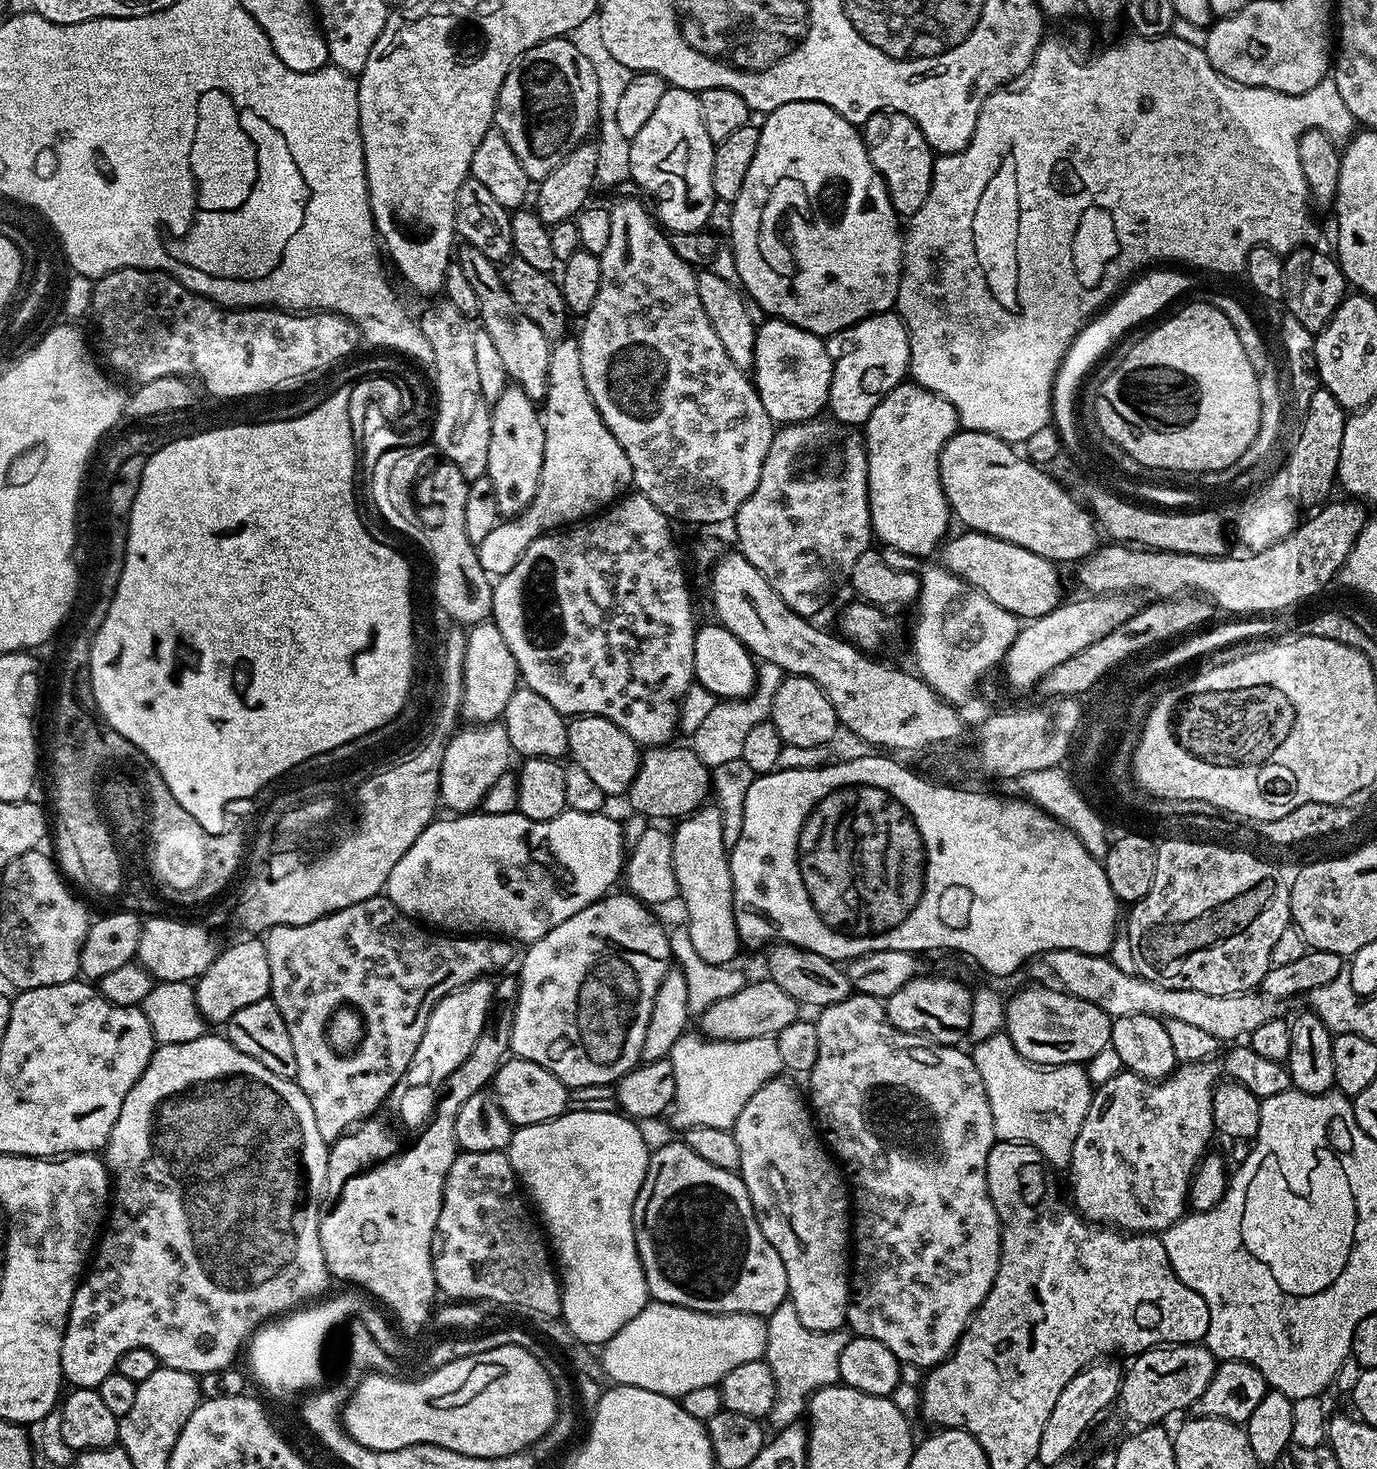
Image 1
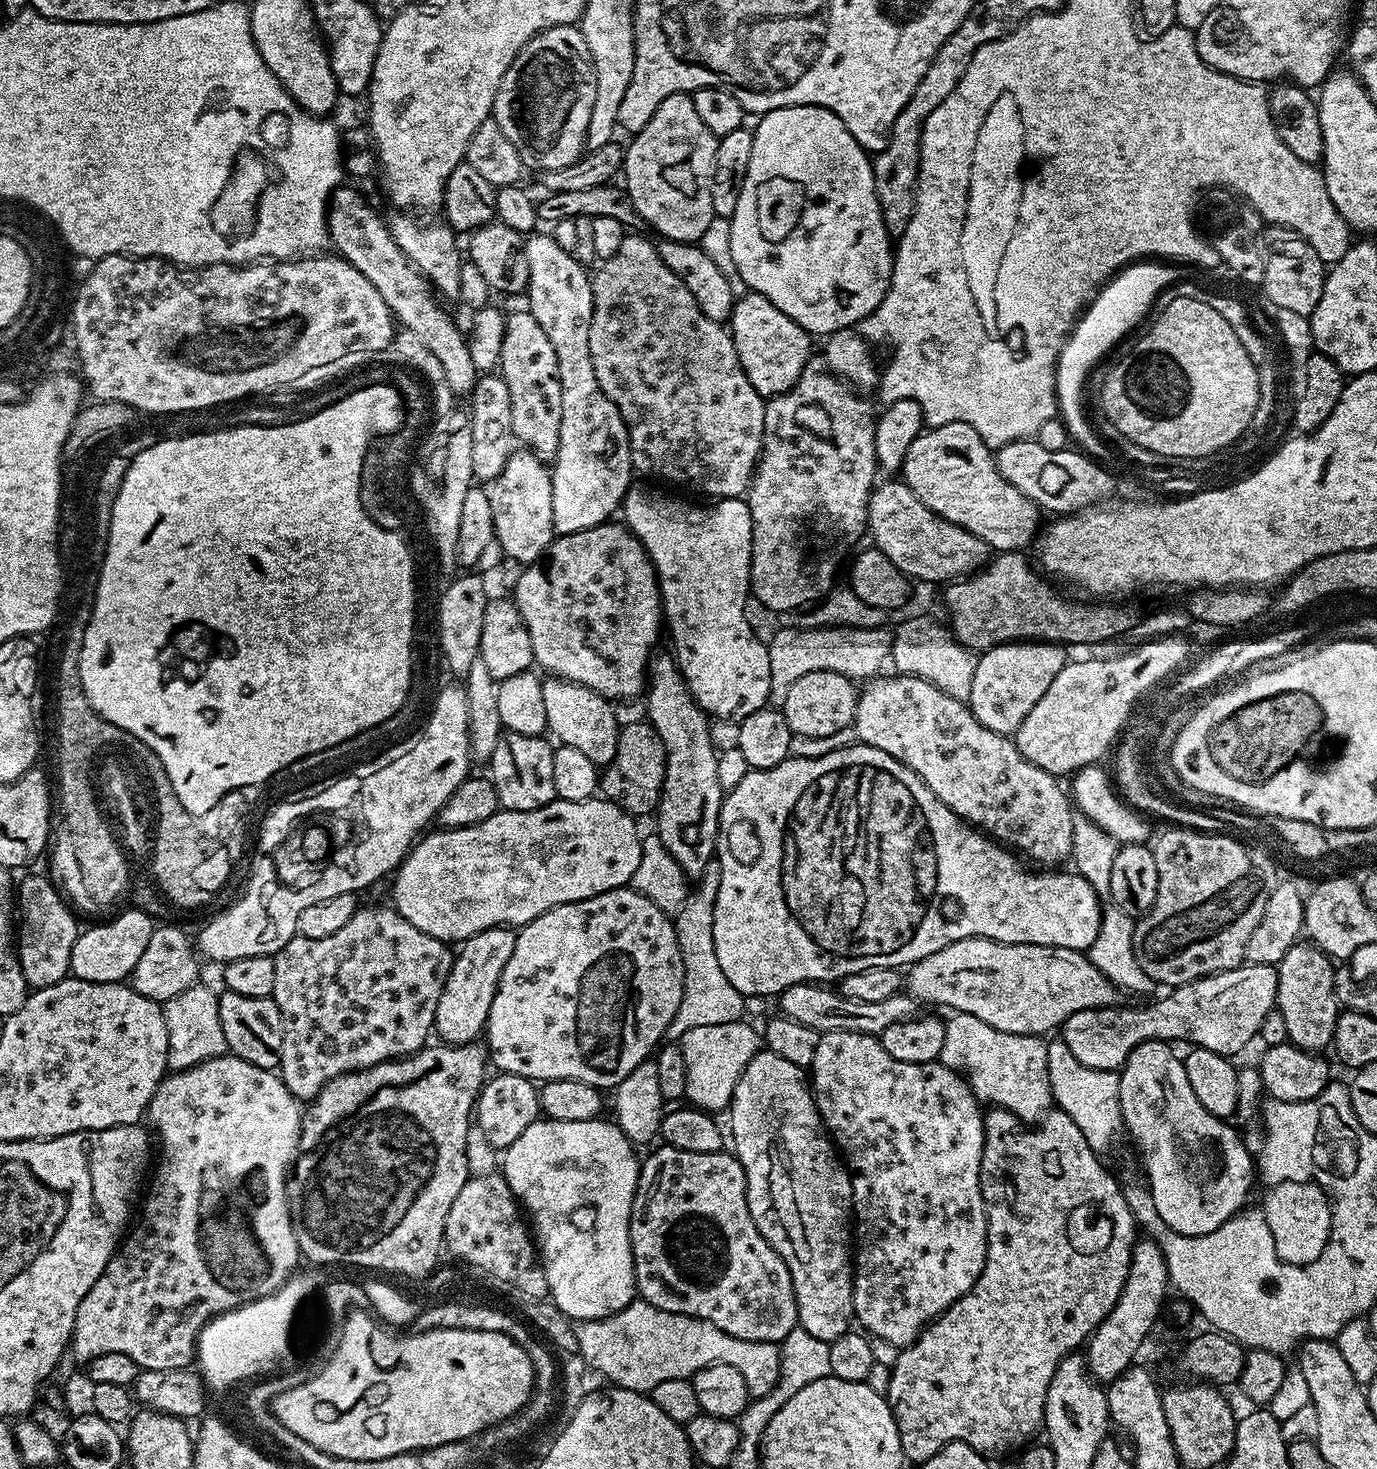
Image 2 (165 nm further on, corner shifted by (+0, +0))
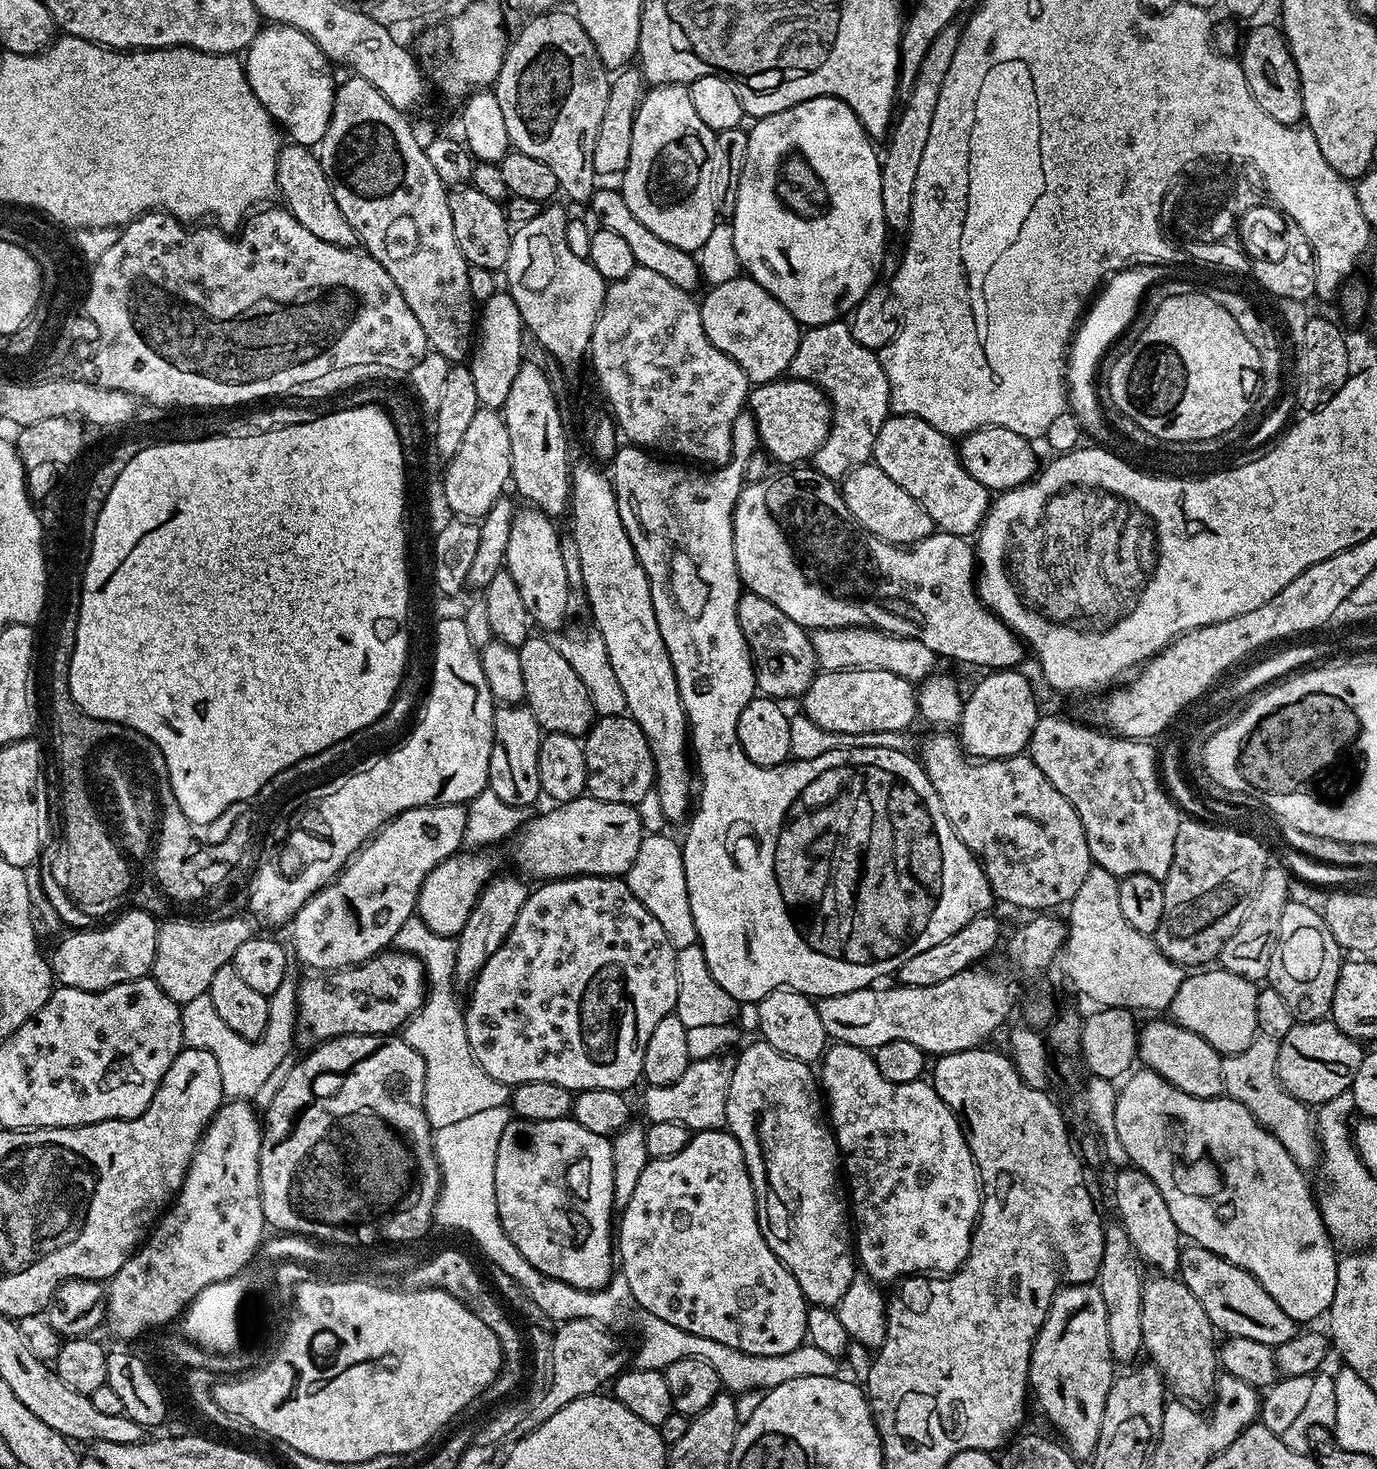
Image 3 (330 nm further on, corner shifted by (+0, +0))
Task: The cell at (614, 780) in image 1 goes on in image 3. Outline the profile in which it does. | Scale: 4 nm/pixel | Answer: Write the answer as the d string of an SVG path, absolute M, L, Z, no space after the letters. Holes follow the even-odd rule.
M544 634L529 635L528 640L520 644L519 649L522 658L522 679L526 685L524 704L532 711L541 729L545 733L570 734L577 738L587 736L598 715L591 704L586 686L574 672L570 662L566 662L562 654L550 646Z

